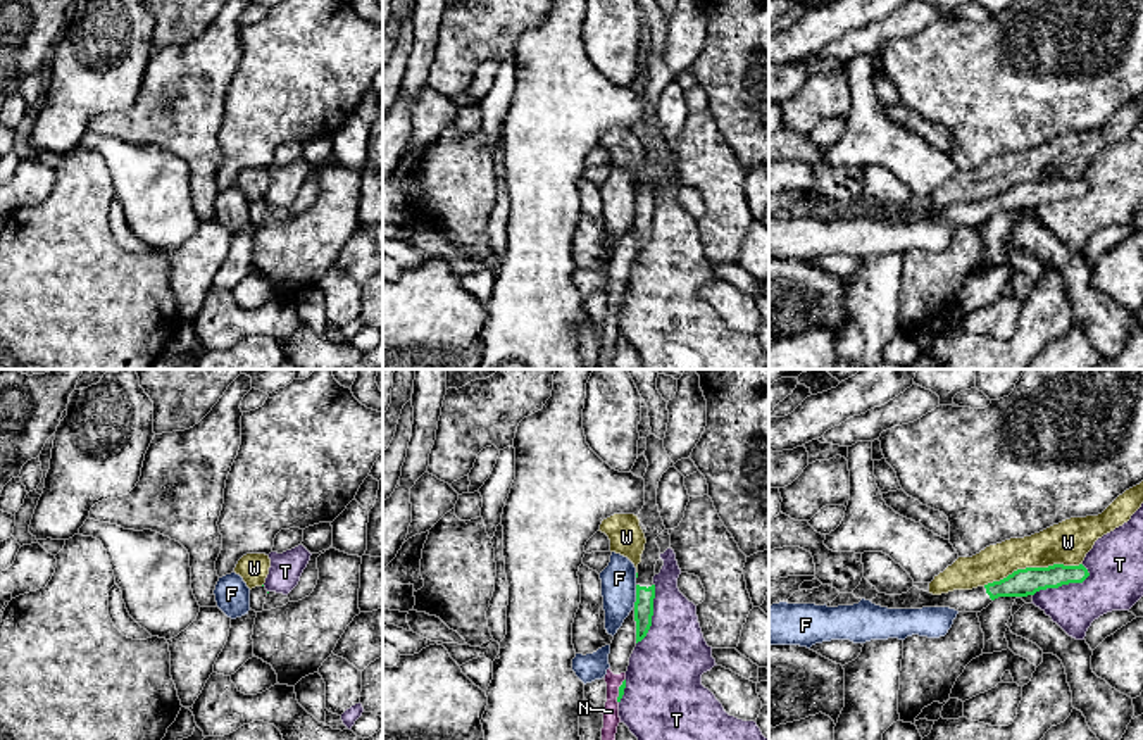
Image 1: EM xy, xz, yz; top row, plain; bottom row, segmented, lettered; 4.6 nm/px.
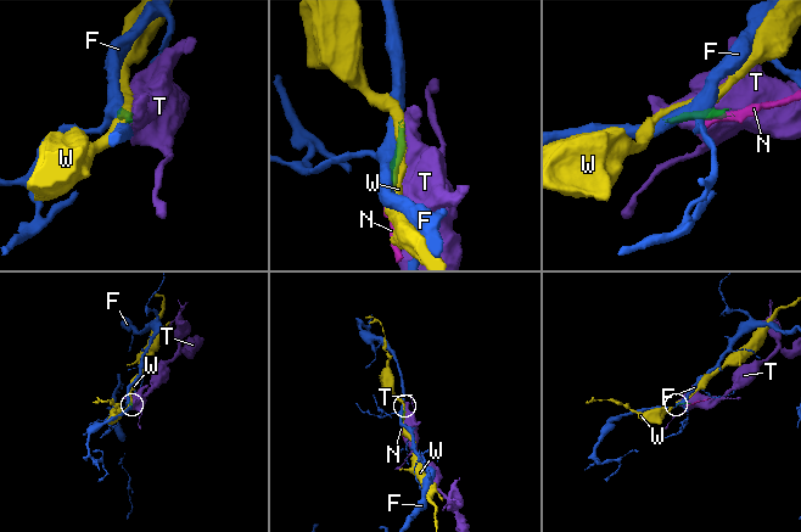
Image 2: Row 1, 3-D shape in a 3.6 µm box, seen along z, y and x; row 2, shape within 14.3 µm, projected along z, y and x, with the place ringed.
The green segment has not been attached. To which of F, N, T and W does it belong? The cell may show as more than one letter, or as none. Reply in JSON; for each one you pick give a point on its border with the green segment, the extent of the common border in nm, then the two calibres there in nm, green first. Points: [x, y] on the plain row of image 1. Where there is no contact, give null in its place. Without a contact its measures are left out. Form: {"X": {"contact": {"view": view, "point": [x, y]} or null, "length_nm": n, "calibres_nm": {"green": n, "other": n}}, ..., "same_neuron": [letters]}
{"same_neuron": []}

